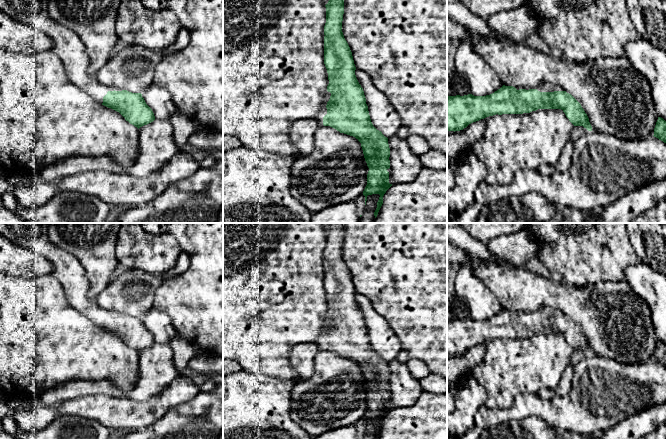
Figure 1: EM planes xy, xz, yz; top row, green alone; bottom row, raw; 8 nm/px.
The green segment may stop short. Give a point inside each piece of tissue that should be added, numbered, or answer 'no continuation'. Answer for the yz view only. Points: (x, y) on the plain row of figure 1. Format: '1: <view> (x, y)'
1: yz (543, 311)

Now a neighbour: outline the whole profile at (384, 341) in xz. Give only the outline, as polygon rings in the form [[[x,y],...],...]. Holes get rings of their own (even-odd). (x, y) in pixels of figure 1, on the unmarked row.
[[[356,293],[355,299],[363,312],[373,350],[387,362],[397,359],[402,345],[388,322],[374,310],[365,296]]]

